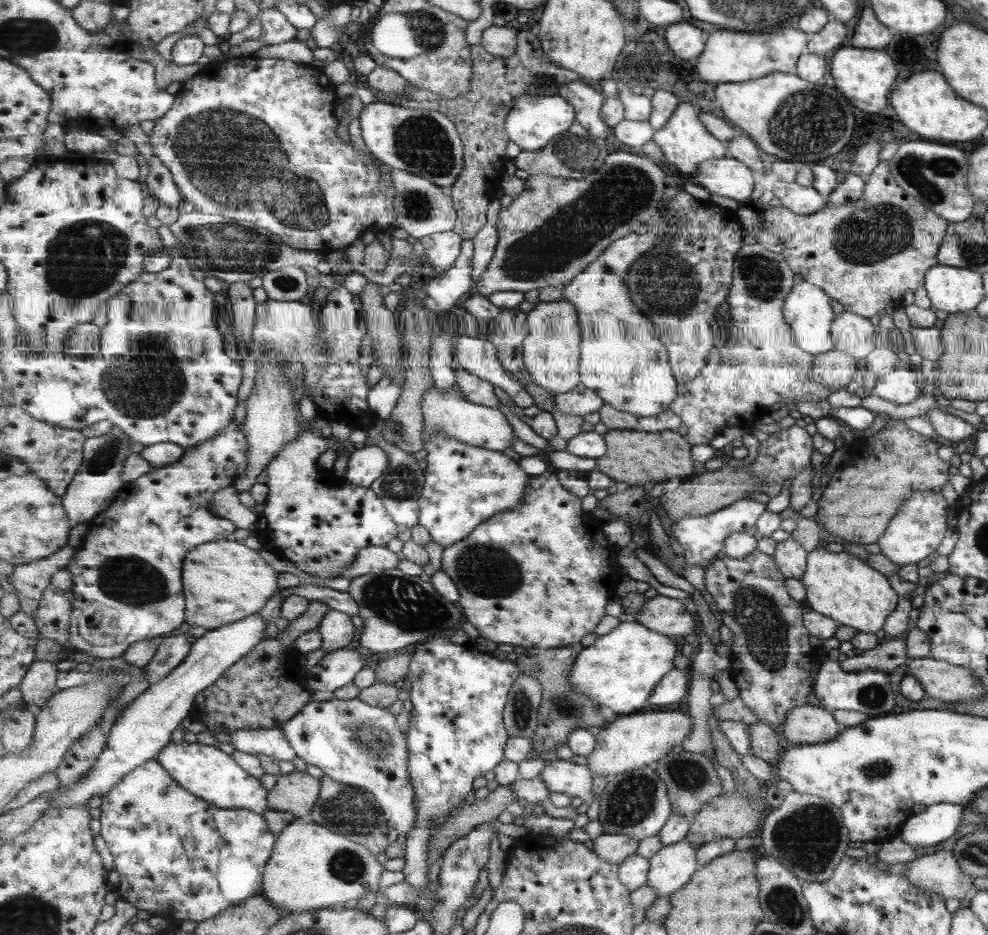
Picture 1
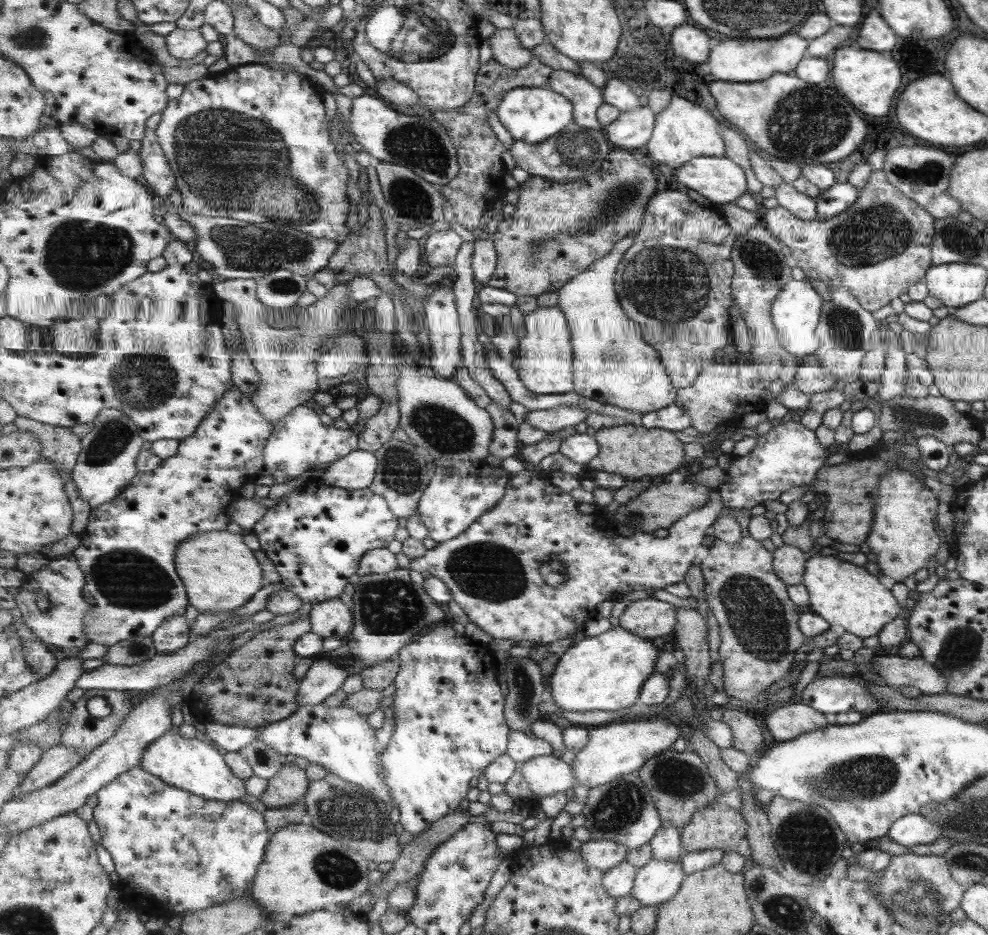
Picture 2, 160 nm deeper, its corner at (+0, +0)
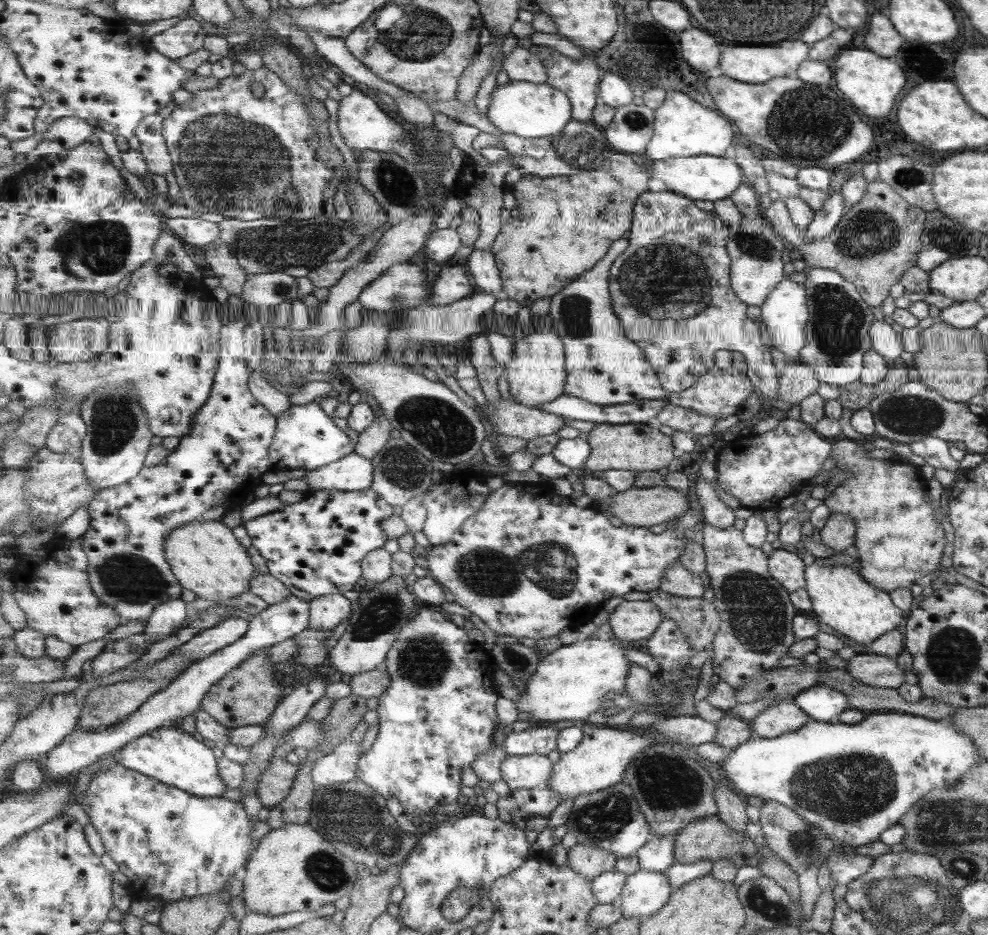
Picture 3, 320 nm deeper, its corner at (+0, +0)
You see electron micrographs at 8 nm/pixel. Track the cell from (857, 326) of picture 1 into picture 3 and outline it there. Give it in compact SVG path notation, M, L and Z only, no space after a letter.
M809 268L802 286L809 299L810 317L805 323L807 344L799 352L799 362L808 366L819 382L829 386L845 386L859 381L862 354L871 349L869 326L873 318L870 307L861 300L854 284L846 282L837 272Z

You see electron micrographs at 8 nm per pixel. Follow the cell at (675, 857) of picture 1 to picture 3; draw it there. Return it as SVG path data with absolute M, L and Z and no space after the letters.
M639 869L629 875L619 899L624 918L655 916L671 899L675 889L666 873Z

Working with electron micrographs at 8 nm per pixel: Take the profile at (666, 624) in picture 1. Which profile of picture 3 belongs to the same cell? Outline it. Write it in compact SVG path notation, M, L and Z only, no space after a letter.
M624 600L611 614L609 614L609 619L607 621L611 626L616 640L632 645L634 642L637 642L637 640L648 640L650 636L658 630L663 617L664 614L662 613L662 609L660 609L657 604L653 604L650 600Z

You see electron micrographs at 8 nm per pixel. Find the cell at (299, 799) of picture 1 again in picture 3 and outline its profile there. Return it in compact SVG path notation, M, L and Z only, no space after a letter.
M285 758L272 759L271 768L260 777L258 789L255 791L265 808L275 809L277 804L281 804L282 800L290 795L299 770L301 770L300 764L291 764Z

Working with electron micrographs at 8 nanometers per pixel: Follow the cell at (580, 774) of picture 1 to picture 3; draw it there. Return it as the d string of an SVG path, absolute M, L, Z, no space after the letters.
M541 754L507 756L501 763L503 780L511 791L548 787L554 775L555 764Z

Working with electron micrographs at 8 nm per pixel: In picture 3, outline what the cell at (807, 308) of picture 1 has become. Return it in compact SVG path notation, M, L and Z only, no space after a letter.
M784 279L770 293L769 299L761 309L761 318L766 325L768 337L771 338L772 347L784 354L787 363L799 362L799 352L807 344L804 328L806 320L810 317L808 294L802 284Z

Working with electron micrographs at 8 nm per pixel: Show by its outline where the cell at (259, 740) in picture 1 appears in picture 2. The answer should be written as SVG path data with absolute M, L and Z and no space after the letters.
M206 720L204 728L207 738L227 752L239 752L243 746L259 740L256 729L248 726L229 726Z

